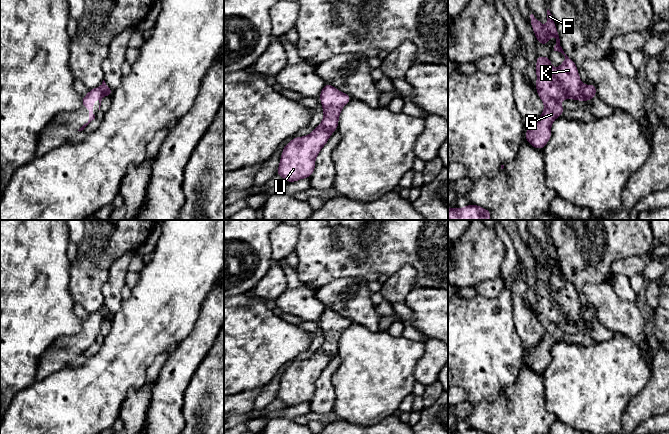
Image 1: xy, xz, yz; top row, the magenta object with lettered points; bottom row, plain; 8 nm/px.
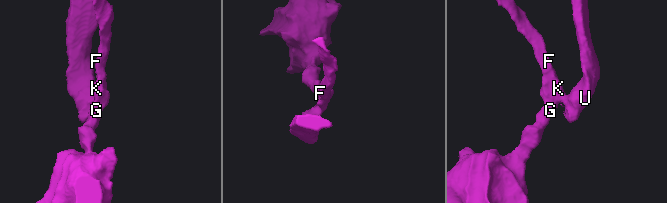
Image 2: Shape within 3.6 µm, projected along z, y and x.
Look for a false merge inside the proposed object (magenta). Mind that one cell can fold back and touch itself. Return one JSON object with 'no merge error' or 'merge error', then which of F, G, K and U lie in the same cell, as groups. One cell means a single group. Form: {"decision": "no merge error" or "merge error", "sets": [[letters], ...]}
{"decision": "merge error", "sets": [["F", "G", "K"], ["U"]]}

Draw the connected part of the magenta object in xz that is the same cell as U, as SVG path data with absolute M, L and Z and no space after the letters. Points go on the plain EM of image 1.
M319 348L311 358L293 362L282 375L277 399L288 407L310 402L315 393L315 383L330 359Z

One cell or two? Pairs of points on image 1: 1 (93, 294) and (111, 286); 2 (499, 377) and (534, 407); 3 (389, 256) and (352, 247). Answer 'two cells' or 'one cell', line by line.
1: two cells
2: two cells
3: one cell

